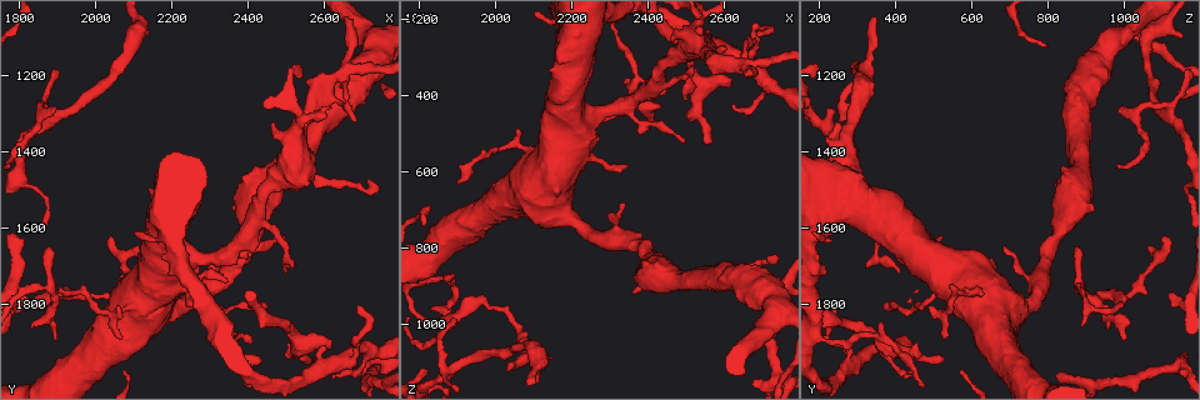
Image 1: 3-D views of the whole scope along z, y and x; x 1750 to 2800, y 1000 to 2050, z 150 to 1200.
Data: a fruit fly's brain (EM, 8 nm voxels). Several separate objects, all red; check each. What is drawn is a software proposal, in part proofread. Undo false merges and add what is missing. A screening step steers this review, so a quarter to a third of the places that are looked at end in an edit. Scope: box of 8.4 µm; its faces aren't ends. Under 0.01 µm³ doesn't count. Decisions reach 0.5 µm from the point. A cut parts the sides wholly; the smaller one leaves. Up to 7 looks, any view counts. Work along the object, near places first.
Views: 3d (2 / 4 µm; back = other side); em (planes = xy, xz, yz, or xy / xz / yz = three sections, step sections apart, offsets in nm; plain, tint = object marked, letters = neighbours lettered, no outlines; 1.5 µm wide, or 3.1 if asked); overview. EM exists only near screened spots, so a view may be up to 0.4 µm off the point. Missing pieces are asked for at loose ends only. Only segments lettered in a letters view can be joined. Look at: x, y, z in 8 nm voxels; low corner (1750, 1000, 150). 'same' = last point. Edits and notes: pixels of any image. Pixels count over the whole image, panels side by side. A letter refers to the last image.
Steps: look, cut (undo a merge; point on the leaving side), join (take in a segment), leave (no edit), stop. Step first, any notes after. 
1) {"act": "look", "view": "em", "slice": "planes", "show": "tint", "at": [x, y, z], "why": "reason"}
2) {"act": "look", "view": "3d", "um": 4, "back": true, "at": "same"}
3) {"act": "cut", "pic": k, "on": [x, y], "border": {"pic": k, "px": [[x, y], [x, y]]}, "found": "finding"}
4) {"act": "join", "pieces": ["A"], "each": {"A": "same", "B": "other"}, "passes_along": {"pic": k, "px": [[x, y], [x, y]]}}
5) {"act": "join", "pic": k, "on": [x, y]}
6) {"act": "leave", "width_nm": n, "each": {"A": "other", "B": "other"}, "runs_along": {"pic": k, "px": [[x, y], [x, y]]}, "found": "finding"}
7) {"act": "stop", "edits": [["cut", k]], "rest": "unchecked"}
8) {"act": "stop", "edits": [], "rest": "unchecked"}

{"act": "look", "view": "3d", "um": 2, "at": [2305, 1895, 215], "why": "thin arm on a thick one"}

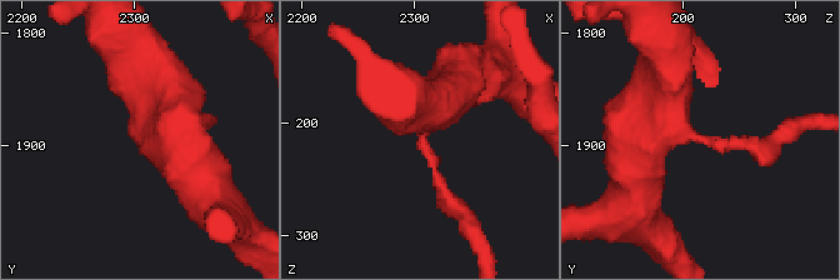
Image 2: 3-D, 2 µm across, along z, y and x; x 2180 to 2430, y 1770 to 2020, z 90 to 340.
{"act": "look", "view": "em", "slice": "planes", "show": "letters", "at": [2312, 1890, 220]}

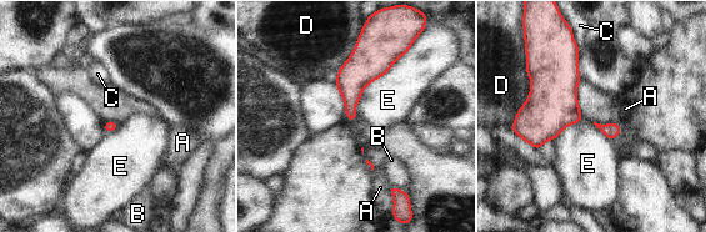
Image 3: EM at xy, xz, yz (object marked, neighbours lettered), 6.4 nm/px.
{"act": "leave", "width_nm": 70, "longest_contact_nm": ["E", 550], "each": {"A": "other", "B": "other", "C": "other", "D": "other", "E": "other"}, "found": "one cell here"}

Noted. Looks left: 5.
{"act": "look", "view": "em", "slice": "xz", "step": 4, "show": "tint", "at": [2570, 1950, 530], "why": "free end"}

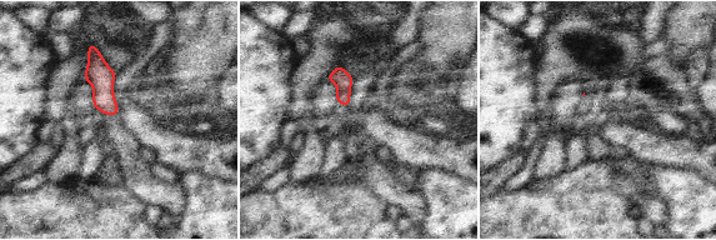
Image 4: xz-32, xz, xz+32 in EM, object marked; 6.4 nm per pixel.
{"act": "look", "view": "em", "slice": "xz", "step": 4, "show": "letters", "at": "same", "why": "what lies round it"}

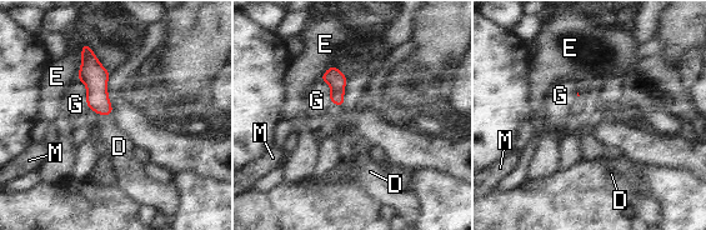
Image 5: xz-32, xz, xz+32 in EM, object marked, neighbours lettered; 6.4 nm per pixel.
{"act": "join", "pic": 5, "on": [119, 146], "each": {"D": "same", "E": "other", "G": "other", "M": "other"}, "passes_along": {"pic": 5, "px": [[95, 76], [105, 114], [119, 146]]}, "found": "it goes on there"}

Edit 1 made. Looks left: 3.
{"act": "stop", "edits": [["join", 5]], "rest": "unchecked"}

